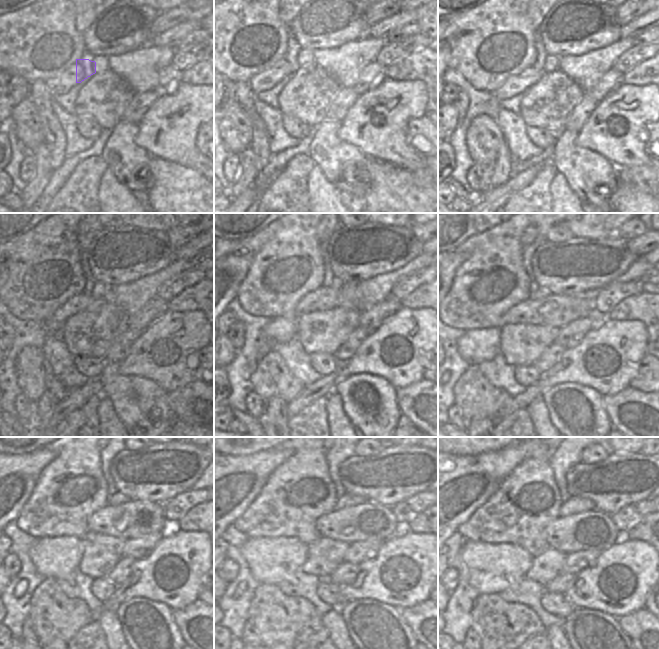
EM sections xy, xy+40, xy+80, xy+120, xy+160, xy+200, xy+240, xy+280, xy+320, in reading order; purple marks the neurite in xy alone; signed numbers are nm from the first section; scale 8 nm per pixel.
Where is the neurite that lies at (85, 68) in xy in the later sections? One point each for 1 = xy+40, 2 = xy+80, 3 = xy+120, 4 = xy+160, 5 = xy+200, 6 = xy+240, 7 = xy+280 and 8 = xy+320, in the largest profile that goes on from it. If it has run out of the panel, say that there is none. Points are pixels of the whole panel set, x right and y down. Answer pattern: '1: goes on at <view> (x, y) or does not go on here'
1: goes on at xy+40 (293, 84)
2: goes on at xy+80 (517, 84)
3: goes on at xy+120 (97, 290)
4: goes on at xy+160 (326, 292)
5: goes on at xy+200 (580, 295)
6: goes on at xy+240 (135, 519)
7: goes on at xy+280 (369, 520)
8: goes on at xy+320 (594, 530)

